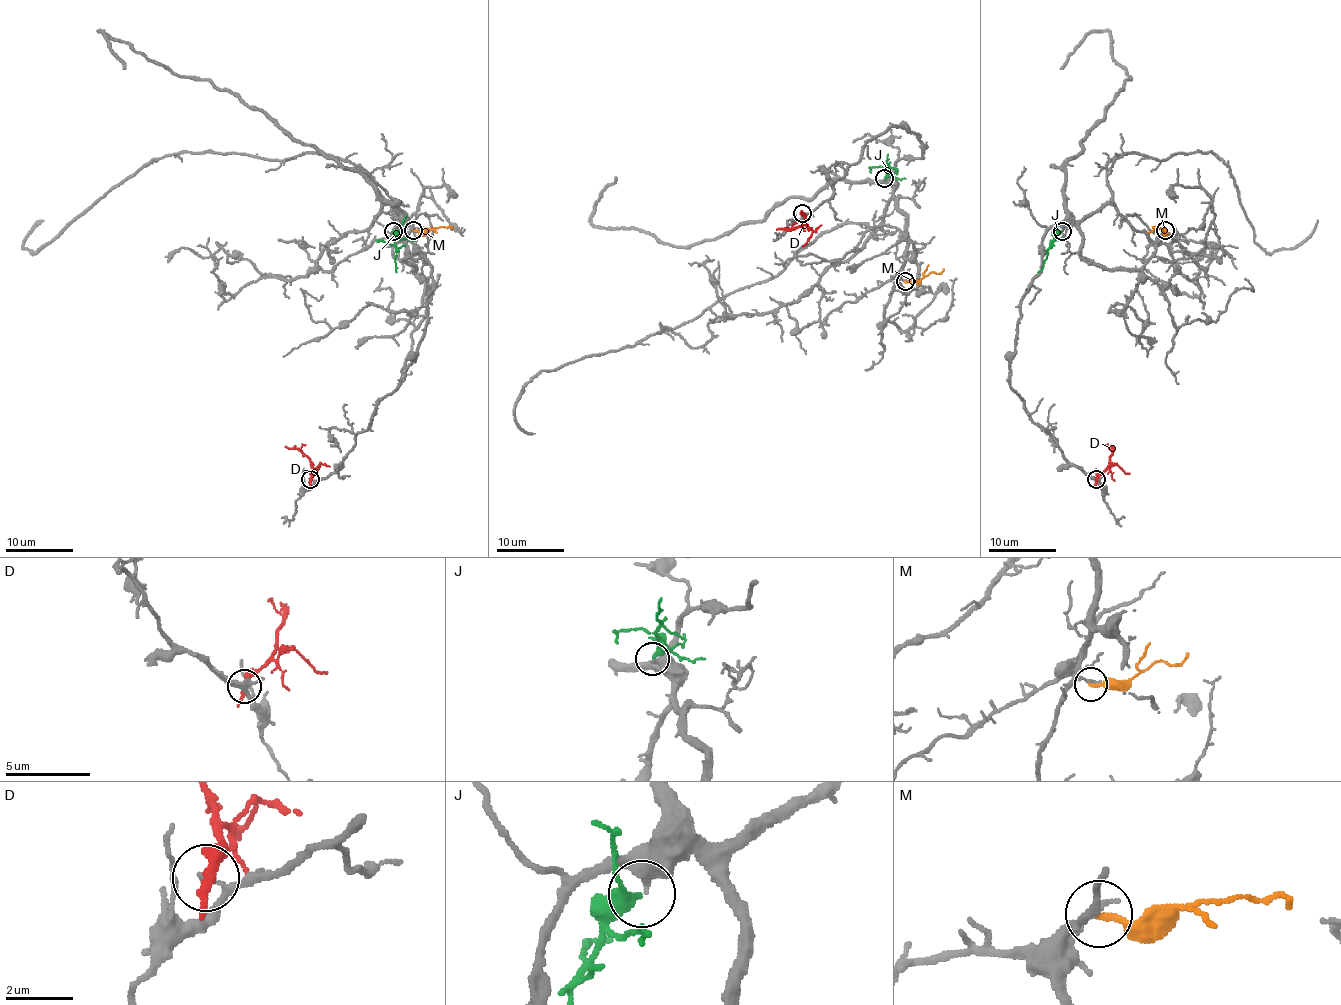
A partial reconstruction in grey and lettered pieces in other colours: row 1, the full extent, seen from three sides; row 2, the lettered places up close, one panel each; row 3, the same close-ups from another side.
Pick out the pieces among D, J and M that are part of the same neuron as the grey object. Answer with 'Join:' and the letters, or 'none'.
Join: none

